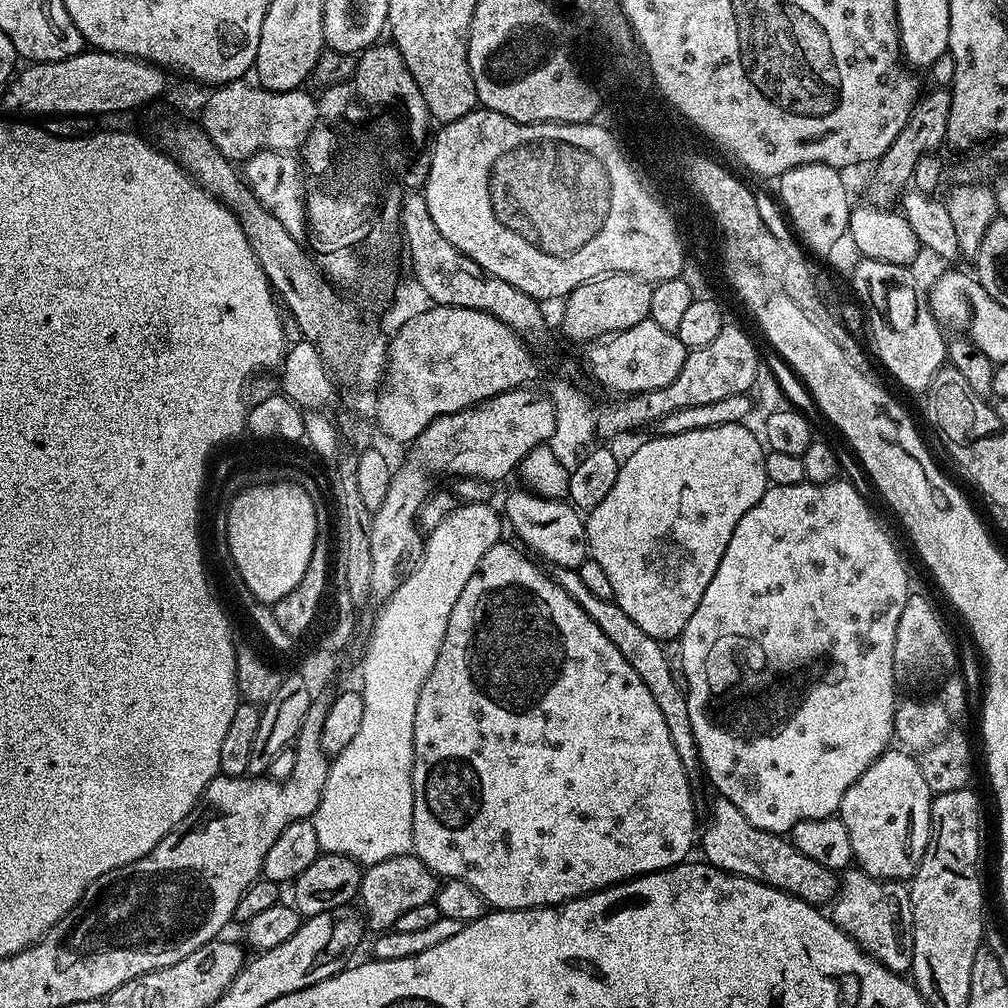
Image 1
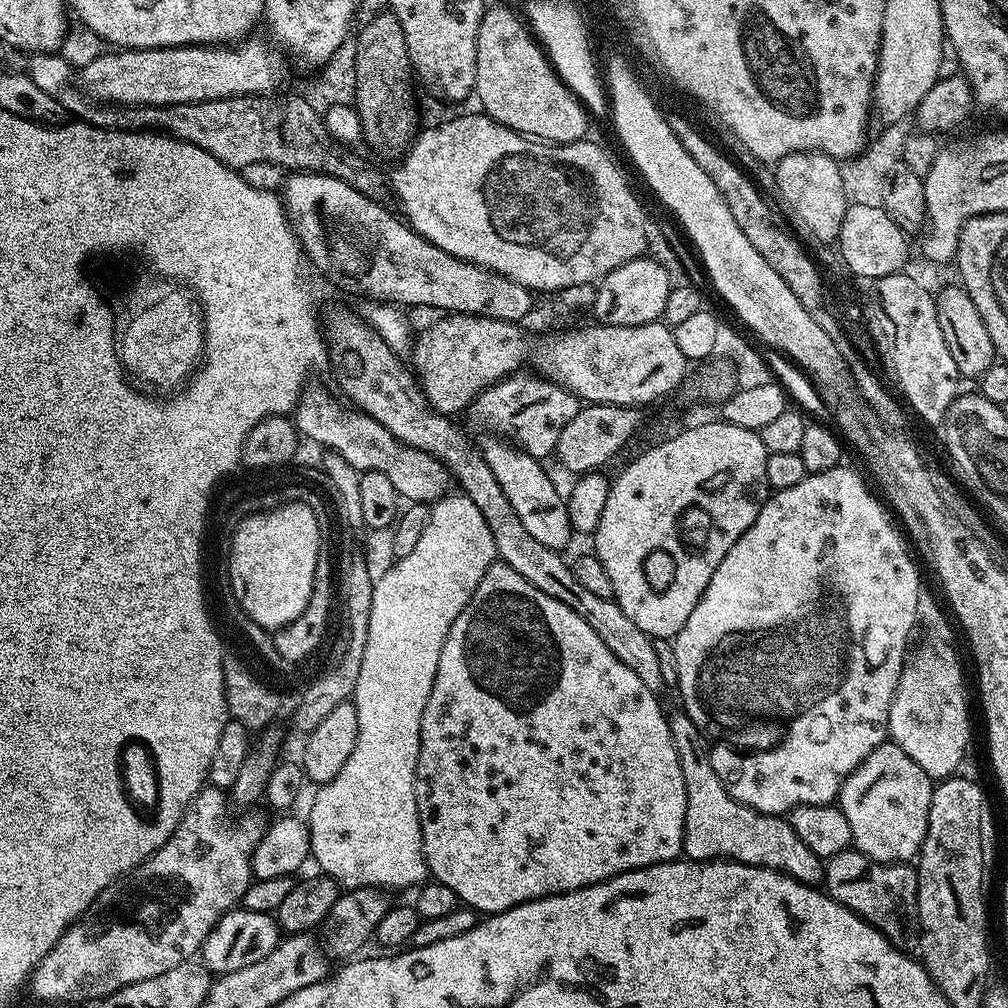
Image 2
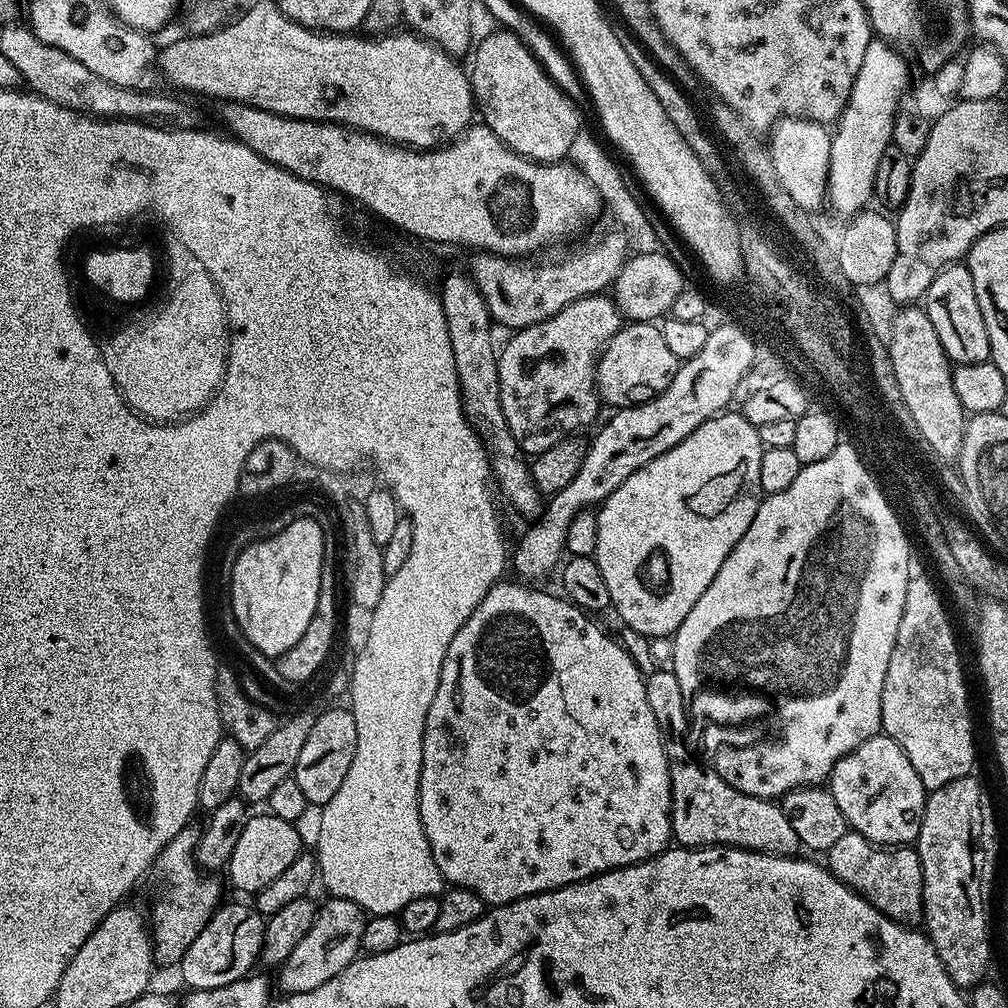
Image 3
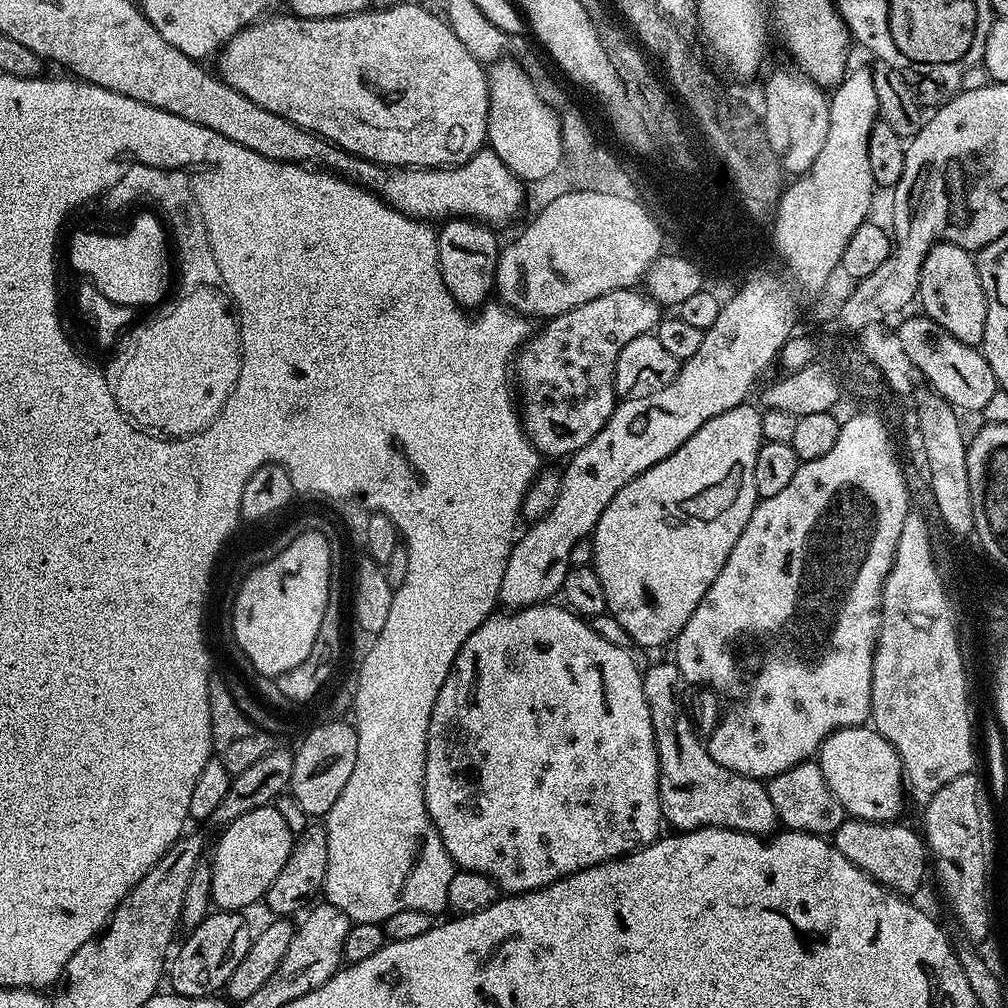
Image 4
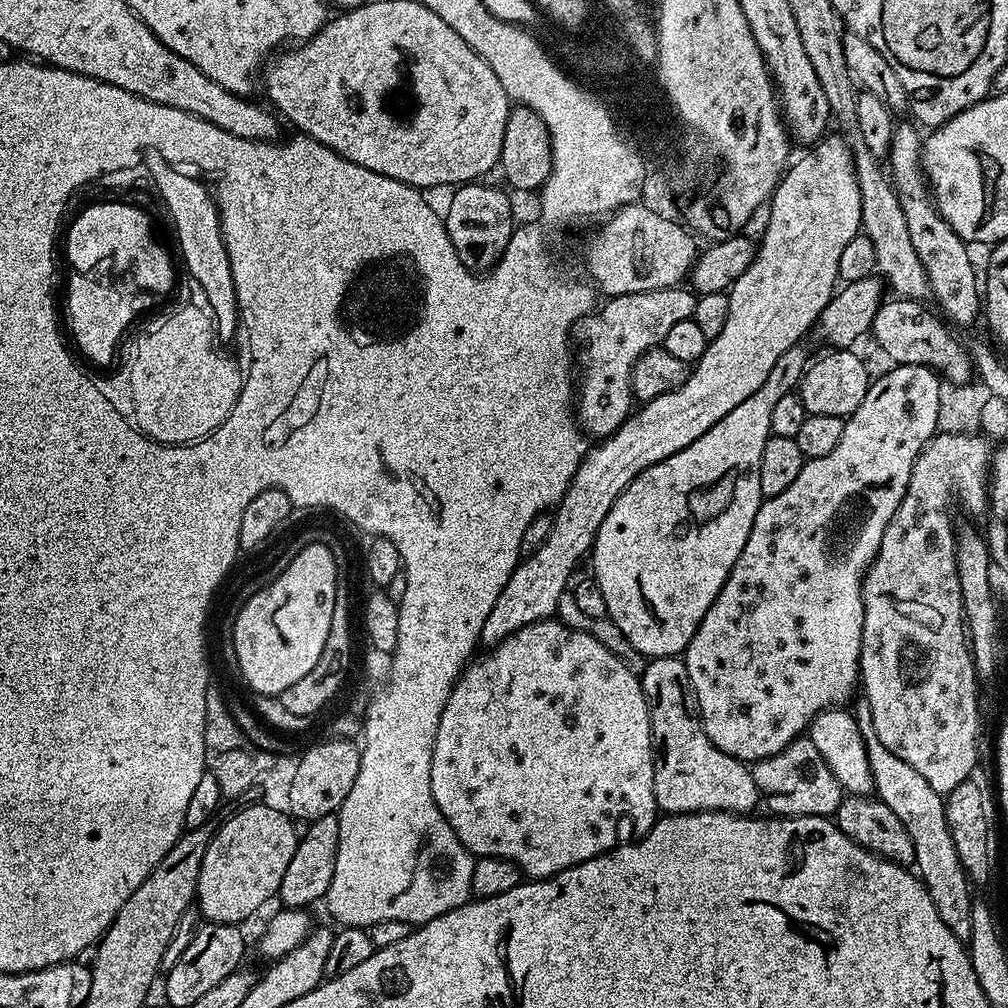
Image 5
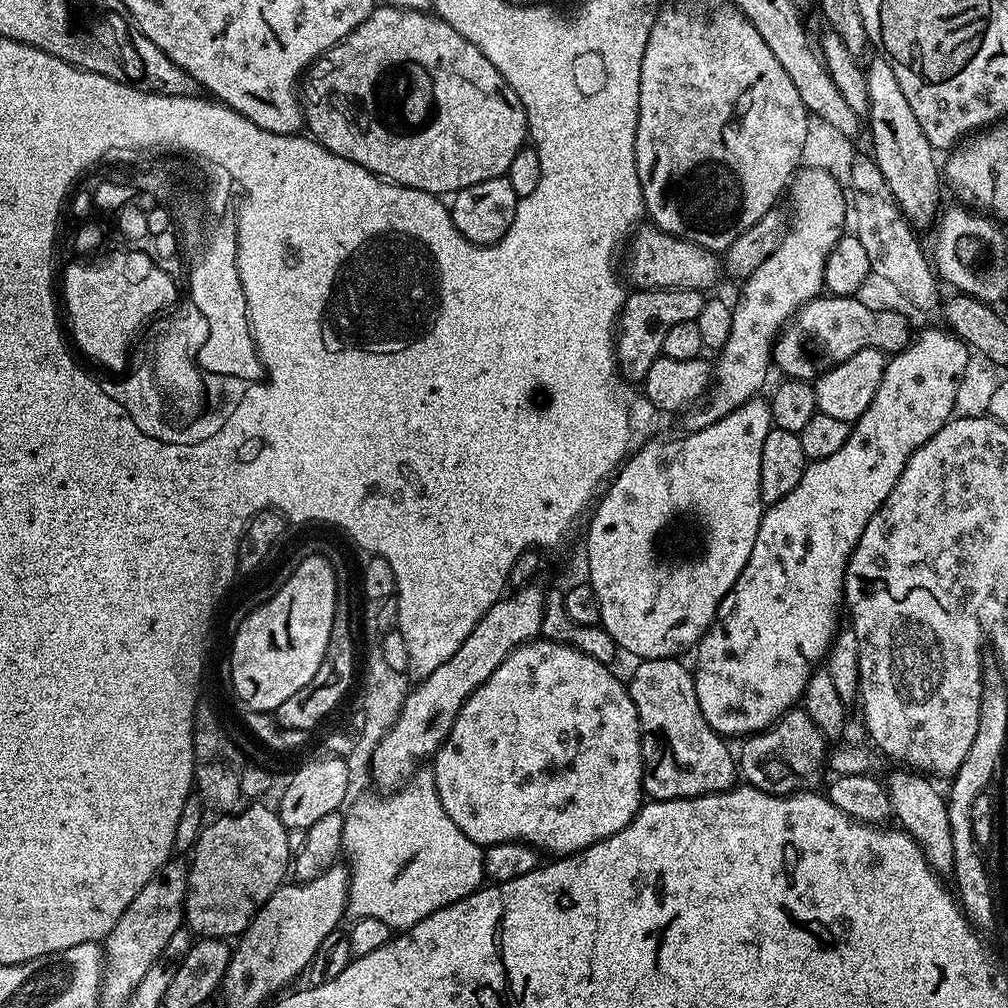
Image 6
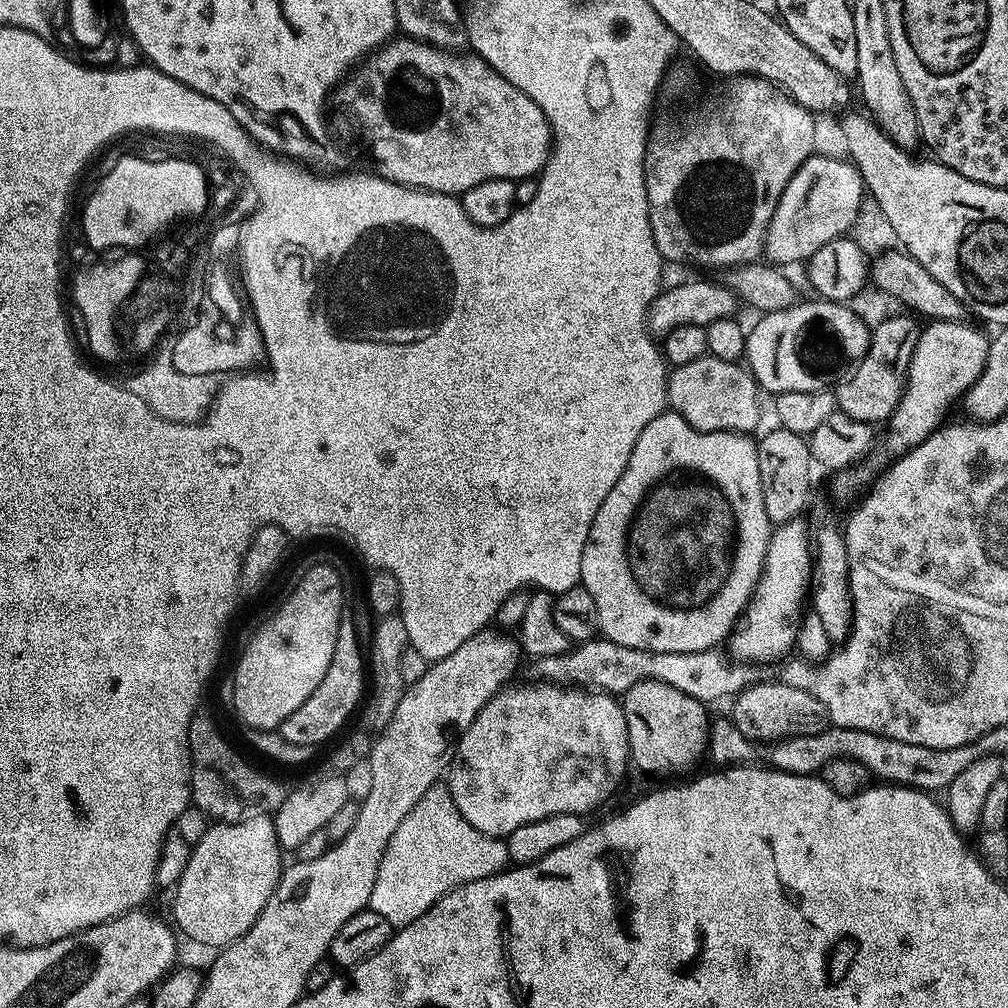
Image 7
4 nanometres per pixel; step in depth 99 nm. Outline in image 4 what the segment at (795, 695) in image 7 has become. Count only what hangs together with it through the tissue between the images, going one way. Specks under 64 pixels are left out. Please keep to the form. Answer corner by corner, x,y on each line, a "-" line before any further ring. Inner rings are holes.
815,759
804,760
790,770
772,777
766,784
770,802
774,802
777,821
793,832
809,832
815,836
831,837
842,826
846,813
830,790

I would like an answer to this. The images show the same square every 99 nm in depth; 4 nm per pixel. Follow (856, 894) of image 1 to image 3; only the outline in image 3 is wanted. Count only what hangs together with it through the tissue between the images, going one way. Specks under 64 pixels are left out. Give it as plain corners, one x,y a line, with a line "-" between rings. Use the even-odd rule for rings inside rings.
850,830
842,834
842,838
834,842
834,846
830,846
830,850
826,853
826,867
834,874
834,878
842,881
847,888
853,888
859,896
866,898
866,902
870,902
879,912
886,914
886,918
890,918
895,924
903,924
906,928
916,928
923,921
924,875
920,855
915,847
875,844
862,838
862,834

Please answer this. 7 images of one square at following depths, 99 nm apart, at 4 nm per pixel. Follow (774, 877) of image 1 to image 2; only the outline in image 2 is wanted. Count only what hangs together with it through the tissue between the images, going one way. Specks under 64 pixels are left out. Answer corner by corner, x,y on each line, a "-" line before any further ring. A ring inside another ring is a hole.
676,706
673,712
667,713
667,718
678,750
678,766
682,766
682,778
686,782
683,855
690,860
737,860
740,864
785,872
803,884
823,885
824,861
794,834
784,816
755,812
728,795
707,755
692,745
694,725
683,707

